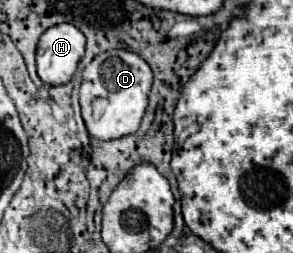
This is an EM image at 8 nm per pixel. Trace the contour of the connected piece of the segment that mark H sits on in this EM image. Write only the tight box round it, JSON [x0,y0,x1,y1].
[37,24,85,86]

